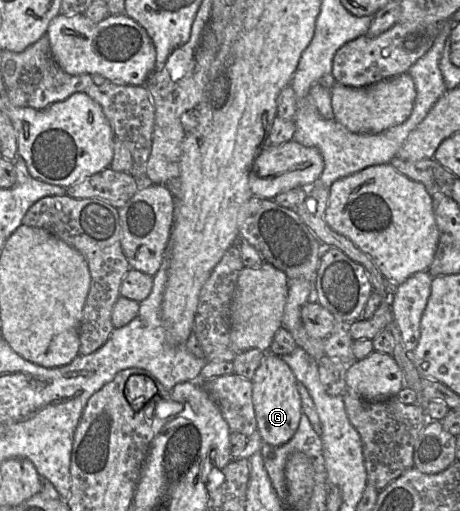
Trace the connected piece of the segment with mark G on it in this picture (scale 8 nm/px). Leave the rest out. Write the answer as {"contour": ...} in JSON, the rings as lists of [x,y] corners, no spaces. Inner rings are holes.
{"contour":[[[265,353],[251,382],[257,430],[262,441],[271,446],[281,446],[287,443],[294,436],[302,414],[301,398],[297,388],[298,381],[292,370],[280,356]]]}

